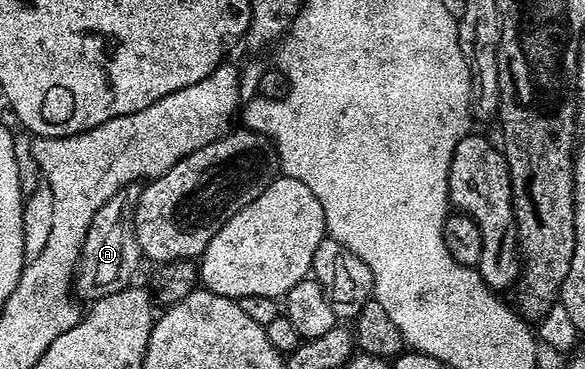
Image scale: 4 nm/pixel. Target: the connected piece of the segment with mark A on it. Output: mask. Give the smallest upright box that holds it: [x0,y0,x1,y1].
[73,190,141,302]

